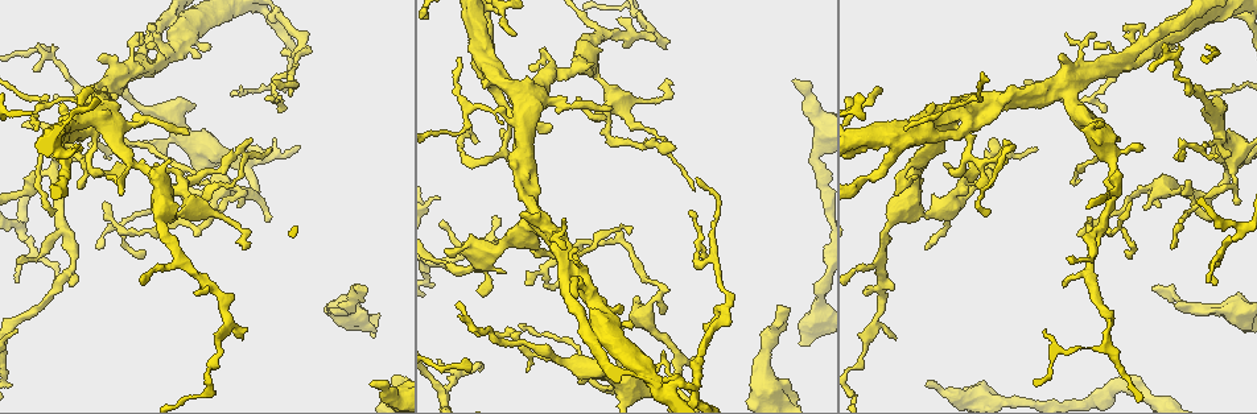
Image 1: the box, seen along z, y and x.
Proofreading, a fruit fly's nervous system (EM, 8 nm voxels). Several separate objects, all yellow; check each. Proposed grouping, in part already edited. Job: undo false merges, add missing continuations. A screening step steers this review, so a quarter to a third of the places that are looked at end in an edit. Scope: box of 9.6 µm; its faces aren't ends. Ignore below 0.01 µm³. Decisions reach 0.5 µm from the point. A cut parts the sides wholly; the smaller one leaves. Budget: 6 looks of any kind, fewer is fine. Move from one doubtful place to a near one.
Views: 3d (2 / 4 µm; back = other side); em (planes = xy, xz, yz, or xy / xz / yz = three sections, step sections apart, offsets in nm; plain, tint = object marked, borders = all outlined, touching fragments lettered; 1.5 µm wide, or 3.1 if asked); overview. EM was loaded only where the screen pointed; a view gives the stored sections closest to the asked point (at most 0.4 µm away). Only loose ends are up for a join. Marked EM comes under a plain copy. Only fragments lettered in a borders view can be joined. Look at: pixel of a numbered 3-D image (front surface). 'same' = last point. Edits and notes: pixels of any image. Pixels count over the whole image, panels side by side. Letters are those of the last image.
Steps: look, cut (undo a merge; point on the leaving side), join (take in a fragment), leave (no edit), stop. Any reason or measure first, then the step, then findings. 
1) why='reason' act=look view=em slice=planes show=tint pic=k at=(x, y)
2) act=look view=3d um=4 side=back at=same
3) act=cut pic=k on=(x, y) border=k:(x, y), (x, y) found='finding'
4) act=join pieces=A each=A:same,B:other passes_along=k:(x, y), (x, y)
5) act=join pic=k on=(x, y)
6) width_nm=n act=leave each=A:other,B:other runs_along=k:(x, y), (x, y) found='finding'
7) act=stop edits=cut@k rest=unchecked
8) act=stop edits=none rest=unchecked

why='branch stops here' act=look view=3d um=4 side=back pic=1 at=(781, 307)

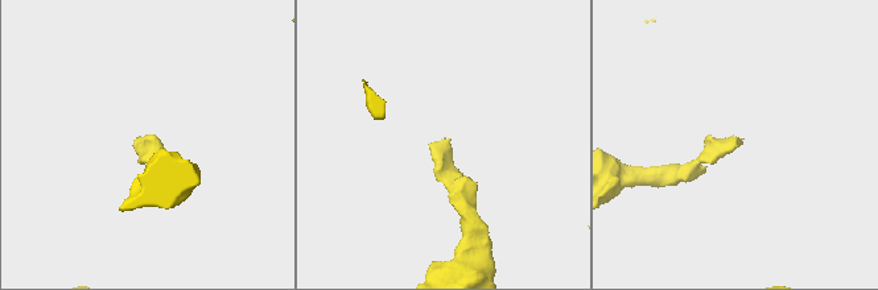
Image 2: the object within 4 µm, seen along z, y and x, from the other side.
act=look view=em slice=xy step=8 show=tint pic=2 at=(146, 136)

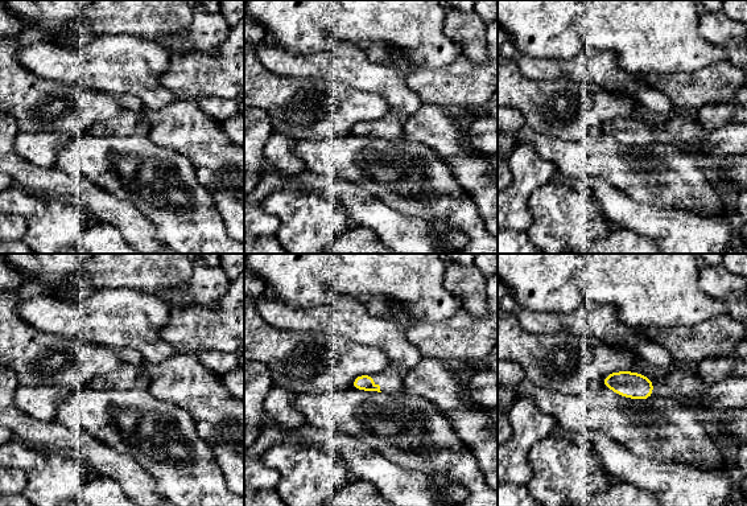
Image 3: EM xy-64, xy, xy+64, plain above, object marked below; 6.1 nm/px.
act=look view=em slice=planes show=borders at=same

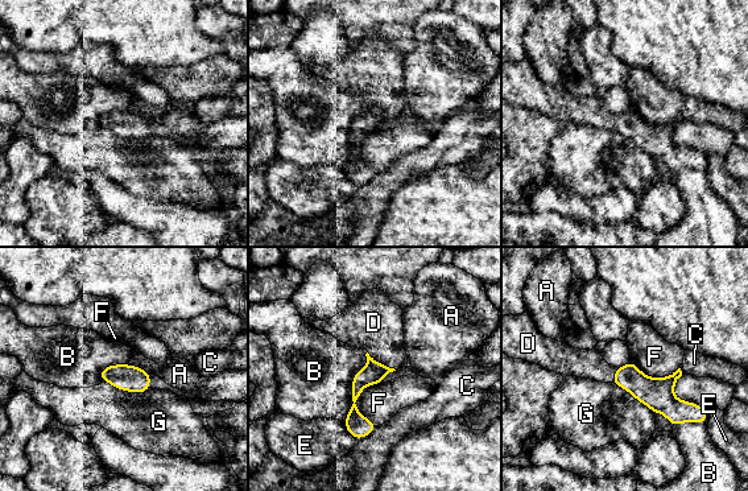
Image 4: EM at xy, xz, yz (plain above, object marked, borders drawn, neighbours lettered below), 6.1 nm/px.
width_nm=140 act=join pic=4 on=(375, 324) each=A:other,B:other,C:other,D:same,E:other,F:other,G:other passes_along=4:(374, 372), (381, 363), (375, 324) found='it goes on there'

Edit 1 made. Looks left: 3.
act=look view=overview

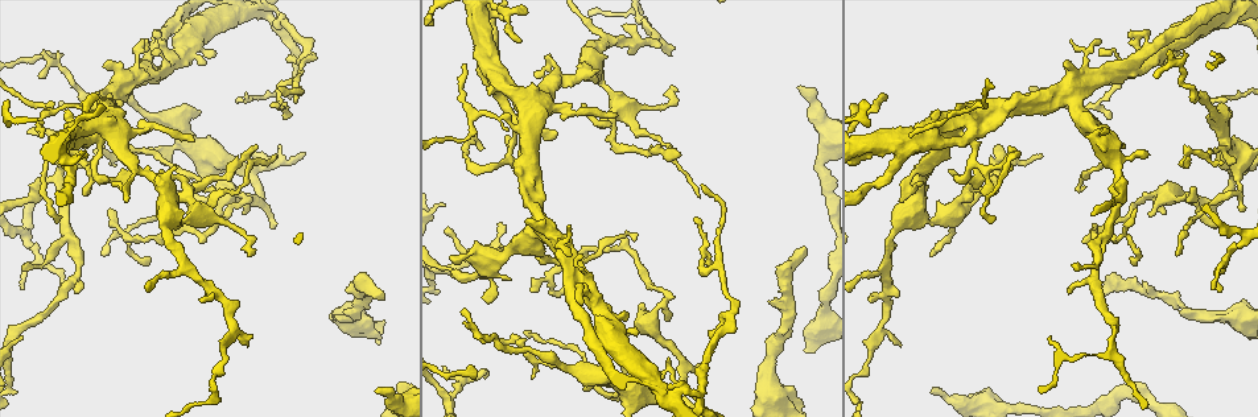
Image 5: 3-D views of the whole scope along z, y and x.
why='an open end' act=look view=em slice=planes show=borders pic=5 at=(799, 90)

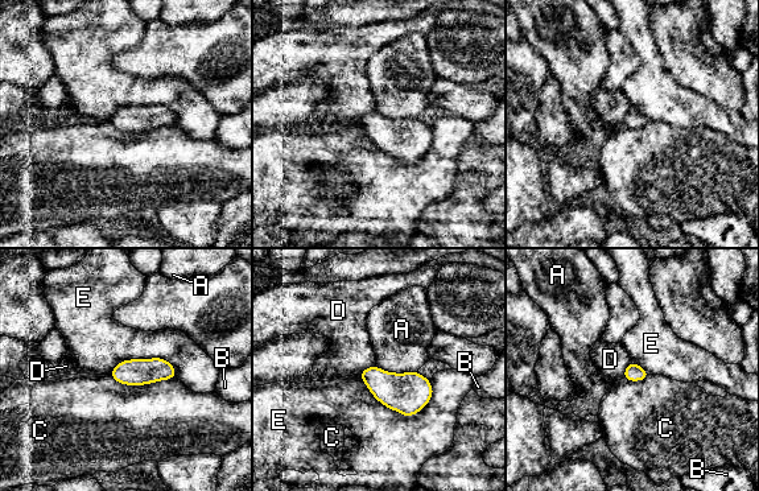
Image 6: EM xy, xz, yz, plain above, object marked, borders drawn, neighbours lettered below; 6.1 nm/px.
act=leave each=A:other,B:other,C:other,D:other,E:other border=6:(108, 375), (135, 386), (176, 378) found='none of them fits'

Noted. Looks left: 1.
why='sharp bend' act=look view=em slice=planes show=borders pic=5 at=(1014, 152)

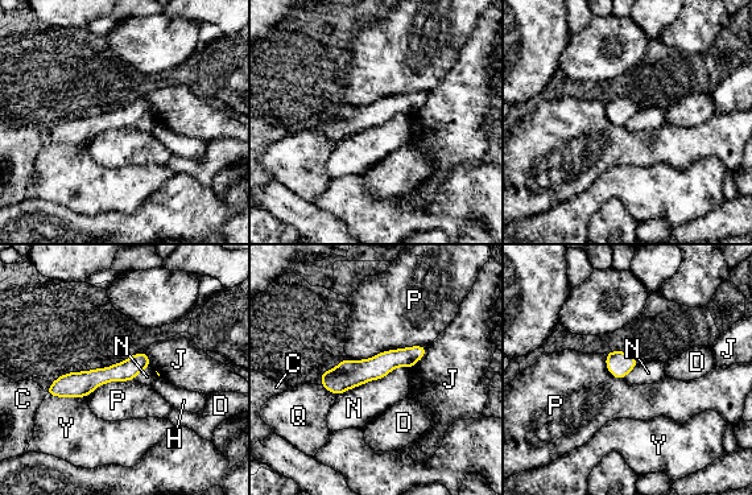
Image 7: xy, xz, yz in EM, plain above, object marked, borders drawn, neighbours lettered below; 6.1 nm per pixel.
act=leave each=C:other,D:other,H:other,J:other,N:other,P:other,Q:other,Y:other border=7:(426, 345), (352, 359) found='continuous, no second neuron'

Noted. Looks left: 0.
act=stop edits=join@4 rest=unchecked

